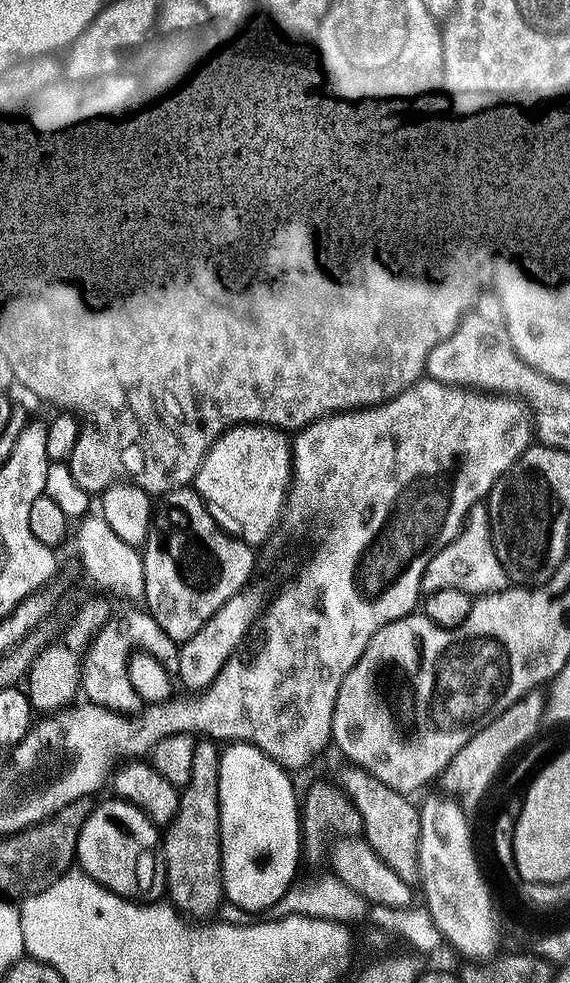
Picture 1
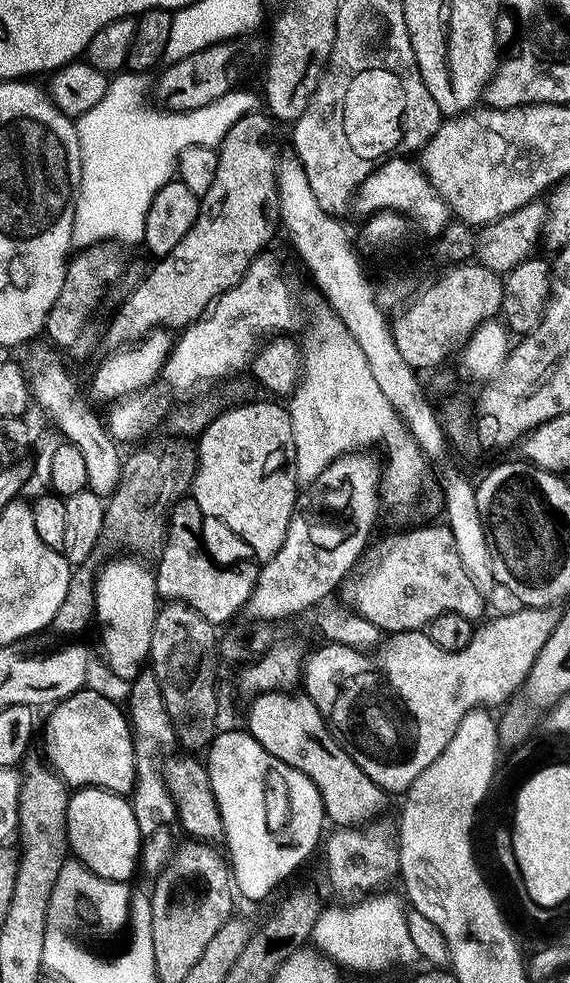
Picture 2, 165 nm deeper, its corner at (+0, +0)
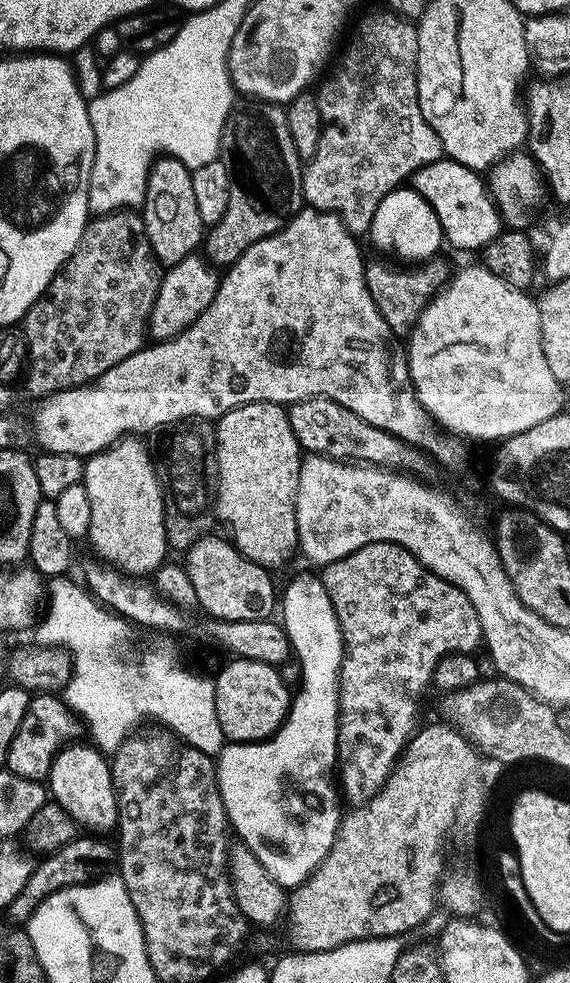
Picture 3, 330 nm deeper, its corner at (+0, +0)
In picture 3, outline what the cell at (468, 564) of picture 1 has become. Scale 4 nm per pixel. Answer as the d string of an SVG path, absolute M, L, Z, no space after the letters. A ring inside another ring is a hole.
M378 542L362 546L340 561L324 566L319 578L326 586L326 594L330 594L346 653L340 668L340 725L336 747L338 784L343 799L348 799L349 805L359 806L378 794L408 741L416 735L421 723L420 695L430 688L438 662L455 652L475 653L475 648L481 647L484 634L478 613L466 594L458 586L432 573L402 545Z

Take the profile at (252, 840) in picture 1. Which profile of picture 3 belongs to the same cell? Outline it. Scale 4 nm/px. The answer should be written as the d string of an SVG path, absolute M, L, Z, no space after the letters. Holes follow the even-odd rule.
M304 572L301 576L294 577L285 590L284 588L282 590L282 599L278 604L278 612L279 615L284 615L282 627L288 636L291 651L294 653L294 656L300 659L300 693L297 696L295 693L291 697L288 705L288 716L285 718L283 726L273 736L269 736L266 740L254 740L251 744L225 743L218 753L216 773L218 774L218 782L220 783L222 802L228 811L228 822L231 831L233 833L236 831L240 835L237 837L256 855L258 862L262 862L262 866L266 866L266 870L270 870L272 877L285 890L291 890L304 883L310 873L324 861L326 854L330 850L330 846L336 841L337 832L340 831L342 807L340 808L341 801L338 799L338 788L334 783L334 773L338 768L336 747L338 746L338 726L340 725L340 668L344 664L346 653L344 651L342 630L338 626L338 618L334 614L334 606L330 602L330 594L326 594L326 586L320 581L319 575L313 574L311 576L310 573Z

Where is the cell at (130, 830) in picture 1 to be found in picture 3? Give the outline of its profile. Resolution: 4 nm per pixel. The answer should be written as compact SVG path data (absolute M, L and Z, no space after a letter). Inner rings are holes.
M73 742L59 752L54 758L52 769L48 771L46 787L51 799L55 803L60 804L62 810L66 810L66 814L70 814L70 818L74 818L81 829L91 830L96 834L108 834L111 828L113 831L117 827L116 791L114 790L114 782L112 781L112 766L109 757L104 752L91 743L84 743Z

